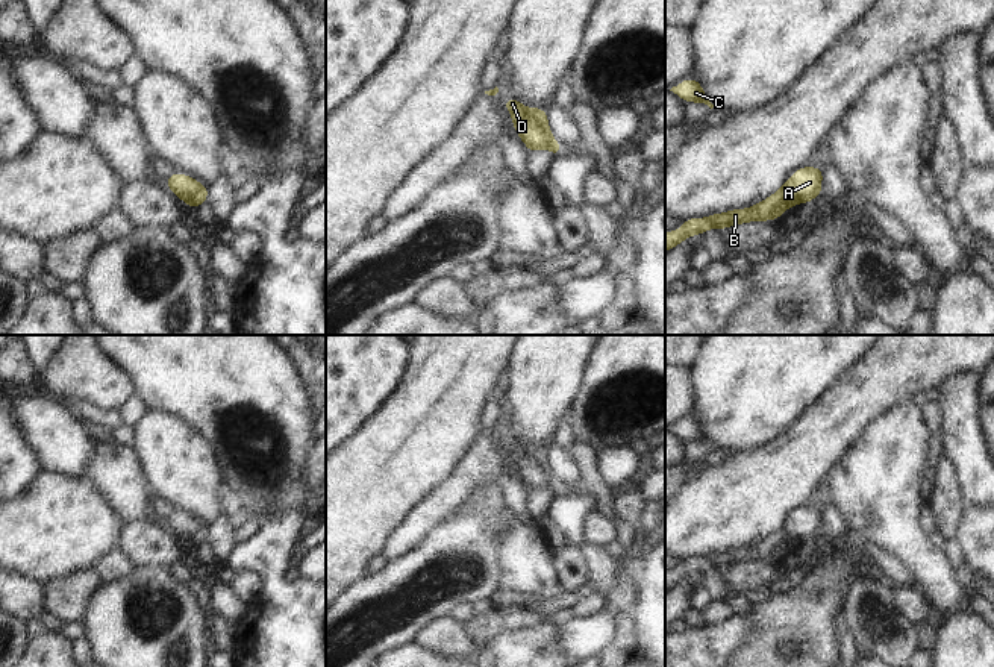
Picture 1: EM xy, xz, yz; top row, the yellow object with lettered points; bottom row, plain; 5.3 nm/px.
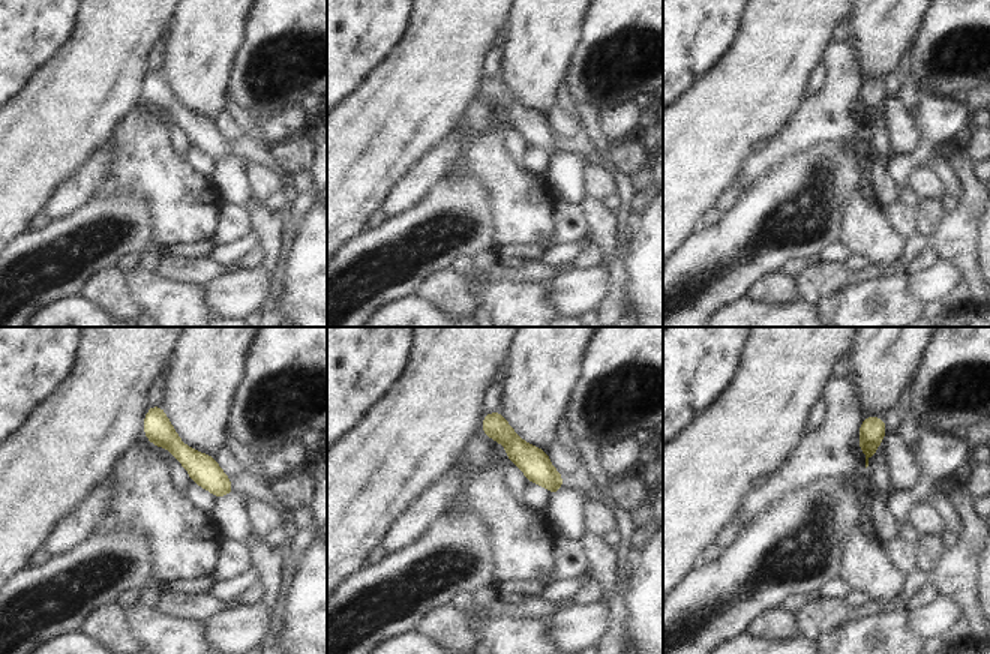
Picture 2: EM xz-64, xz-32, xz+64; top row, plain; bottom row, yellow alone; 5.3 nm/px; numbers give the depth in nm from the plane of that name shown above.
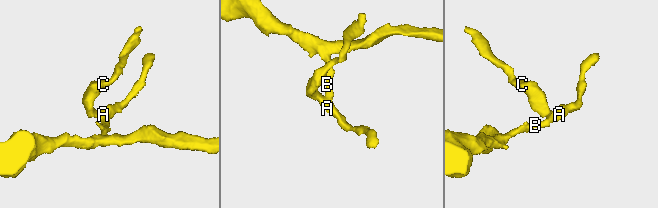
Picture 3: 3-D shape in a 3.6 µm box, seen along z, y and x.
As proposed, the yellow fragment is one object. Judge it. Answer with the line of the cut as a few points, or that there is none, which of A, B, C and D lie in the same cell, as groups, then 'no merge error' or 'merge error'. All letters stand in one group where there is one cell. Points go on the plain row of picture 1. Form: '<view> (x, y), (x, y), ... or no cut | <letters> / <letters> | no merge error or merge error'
xz (525, 449), (535, 464), (549, 472) | A C D / B | merge error

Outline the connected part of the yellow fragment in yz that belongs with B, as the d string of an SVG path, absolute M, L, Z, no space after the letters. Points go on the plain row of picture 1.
M780 528L776 534L749 549L732 549L726 553L714 553L708 558L689 558L674 571L665 573L665 591L680 584L691 575L705 573L711 567L724 570L727 565L746 561L765 561L780 558L782 552L797 541L792 534Z

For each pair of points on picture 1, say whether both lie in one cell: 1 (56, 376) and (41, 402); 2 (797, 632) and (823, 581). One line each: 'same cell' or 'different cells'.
1: different cells
2: same cell

